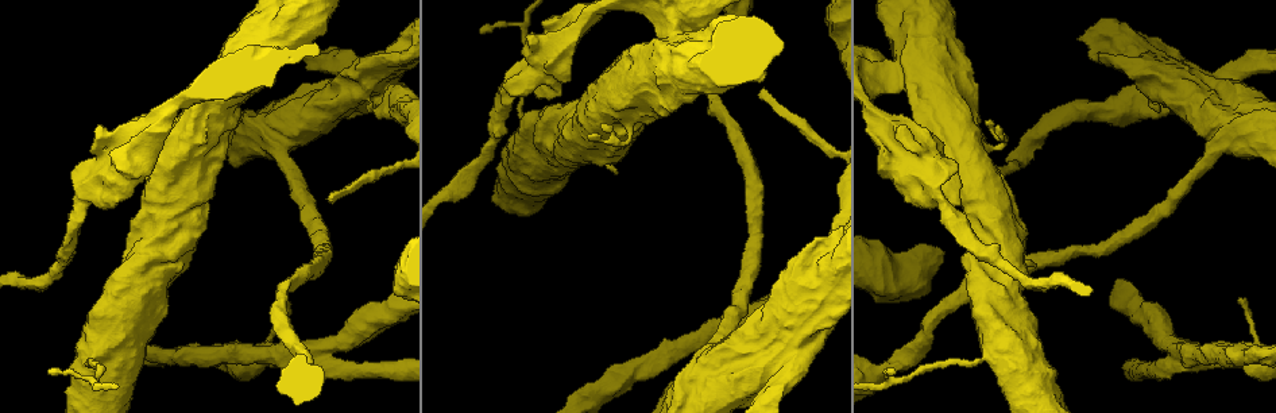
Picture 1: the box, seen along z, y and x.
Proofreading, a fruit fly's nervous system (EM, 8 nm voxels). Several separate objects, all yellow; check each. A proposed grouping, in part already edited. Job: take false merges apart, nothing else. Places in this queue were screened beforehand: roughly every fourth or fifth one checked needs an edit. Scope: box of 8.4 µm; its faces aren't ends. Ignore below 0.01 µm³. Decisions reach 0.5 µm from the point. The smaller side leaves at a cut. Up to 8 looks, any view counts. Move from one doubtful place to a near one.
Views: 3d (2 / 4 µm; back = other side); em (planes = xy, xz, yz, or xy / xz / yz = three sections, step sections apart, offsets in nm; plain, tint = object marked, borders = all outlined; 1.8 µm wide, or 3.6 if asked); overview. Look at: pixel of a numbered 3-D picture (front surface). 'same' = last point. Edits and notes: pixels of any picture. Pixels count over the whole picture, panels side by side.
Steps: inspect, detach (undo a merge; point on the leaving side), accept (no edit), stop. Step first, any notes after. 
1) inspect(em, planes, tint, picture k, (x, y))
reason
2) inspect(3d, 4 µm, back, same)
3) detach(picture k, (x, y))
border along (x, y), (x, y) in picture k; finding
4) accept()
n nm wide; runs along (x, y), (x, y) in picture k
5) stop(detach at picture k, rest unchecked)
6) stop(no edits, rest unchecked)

inspect(3d, 4 µm, picture 1, (288, 357))
a fork

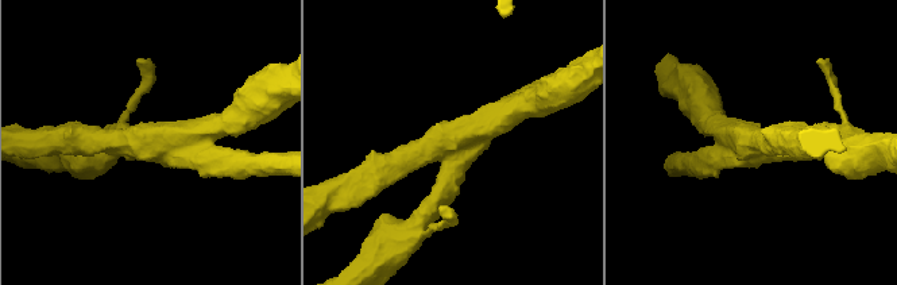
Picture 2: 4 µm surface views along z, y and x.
inspect(em, planes, tint, picture 2, (154, 147))
3 arms; arms of 300, 340, 380 nm

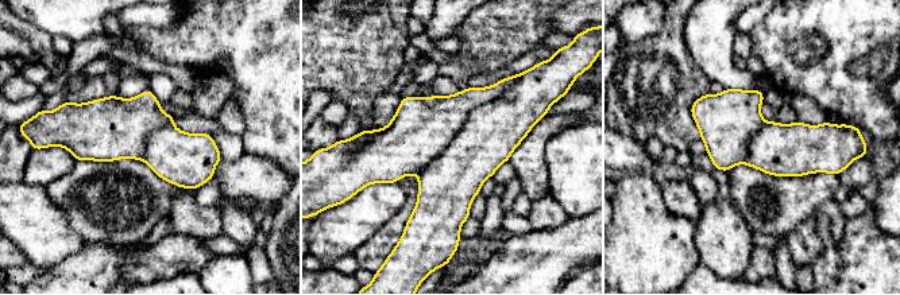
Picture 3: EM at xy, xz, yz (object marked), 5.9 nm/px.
detach(picture 3, (491, 132))
the part that leaves runs along (510, 89), (445, 225) in picture 3; a second neuron is stuck on

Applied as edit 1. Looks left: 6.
inspect(em, 3.6 µm, yz, step 16, tint, picture 1, (280, 152))
calibre changes

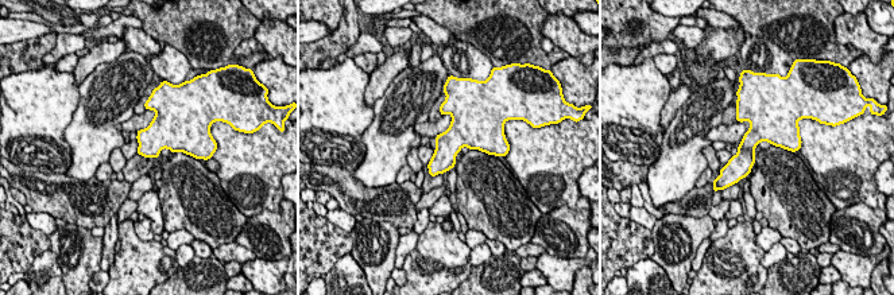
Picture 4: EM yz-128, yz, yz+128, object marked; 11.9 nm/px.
inspect(em, 3.6 µm, planes, borders, same)

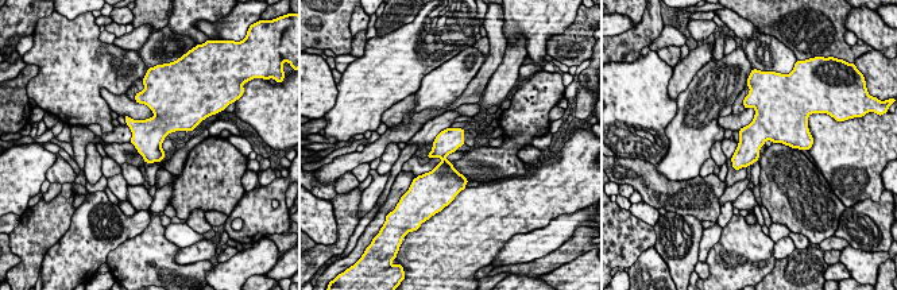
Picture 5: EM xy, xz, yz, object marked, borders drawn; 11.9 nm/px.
accept()
one neuron here

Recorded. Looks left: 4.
inspect(em, 3.6 µm, xy, step 4, tint, picture 1, (786, 371))
sharp bend

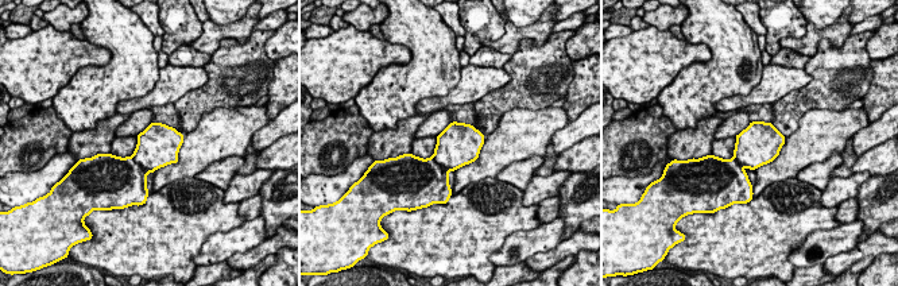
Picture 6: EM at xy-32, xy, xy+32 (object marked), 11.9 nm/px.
inspect(em, 3.6 µm, yz, step 16, borders, same)
cut it another way

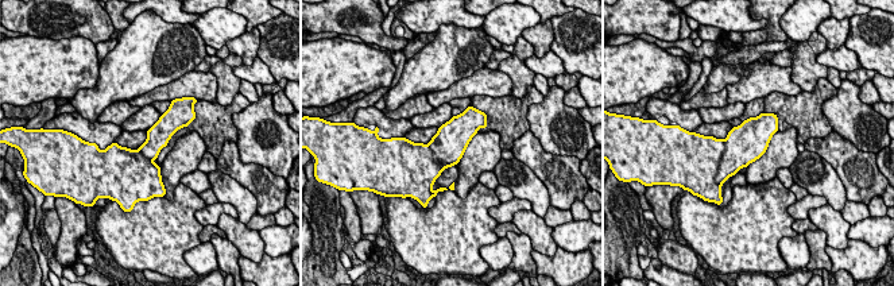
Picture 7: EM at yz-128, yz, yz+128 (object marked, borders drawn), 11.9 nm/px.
detach(picture 7, (448, 145))
border along (428, 145), (432, 155), (442, 169) in picture 7; a second neuron is stuck on

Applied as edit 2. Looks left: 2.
stop(detach at picture 3, detach at picture 7, rest unchecked)

